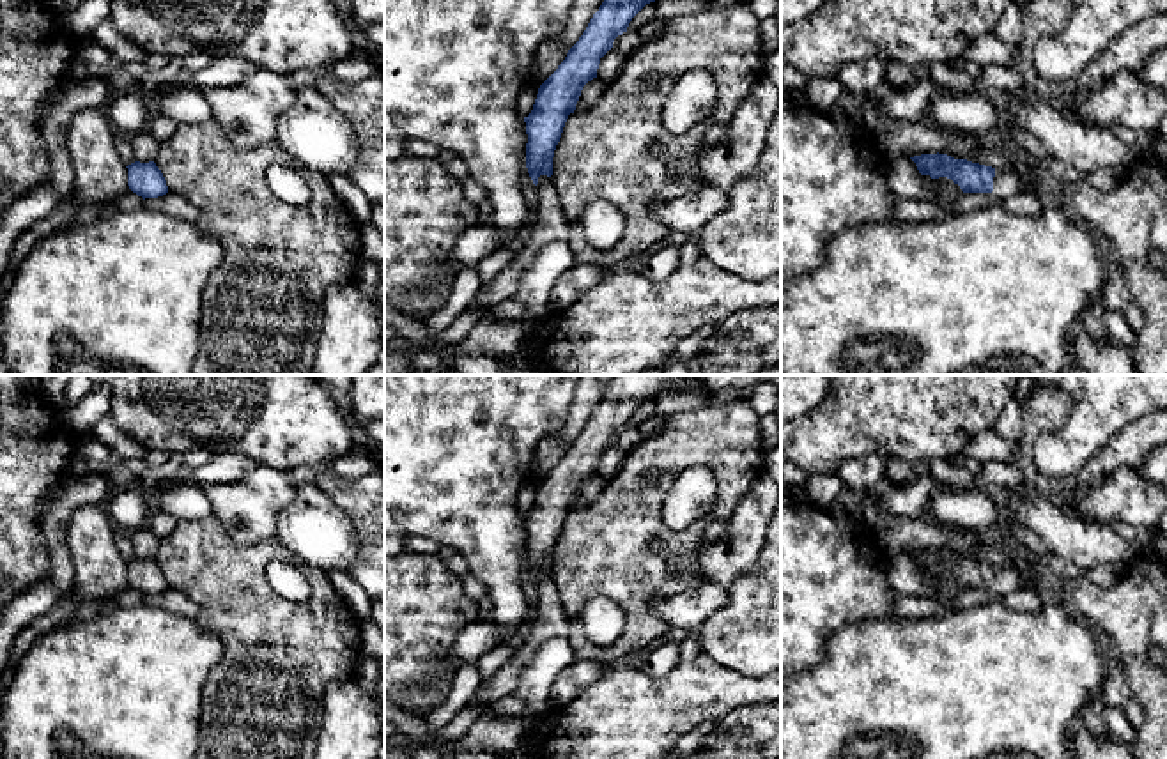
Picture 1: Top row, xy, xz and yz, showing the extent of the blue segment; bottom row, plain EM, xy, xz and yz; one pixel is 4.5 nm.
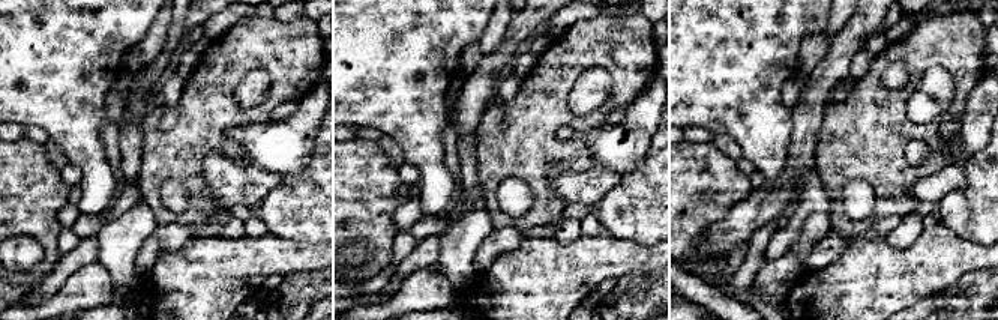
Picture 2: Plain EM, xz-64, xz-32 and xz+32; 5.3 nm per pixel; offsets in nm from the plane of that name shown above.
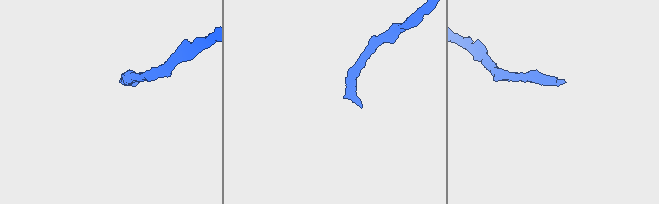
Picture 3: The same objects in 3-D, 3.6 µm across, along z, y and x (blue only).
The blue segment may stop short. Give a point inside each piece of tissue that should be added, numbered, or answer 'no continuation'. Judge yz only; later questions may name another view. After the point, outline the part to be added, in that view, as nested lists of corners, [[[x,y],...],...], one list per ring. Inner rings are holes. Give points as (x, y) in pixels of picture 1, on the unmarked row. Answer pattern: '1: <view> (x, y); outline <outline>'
1: yz (1008, 577); outline [[[1025,561],[995,564],[993,594],[1002,600],[1006,594],[1022,589],[1027,580],[1032,580],[1031,566]]]

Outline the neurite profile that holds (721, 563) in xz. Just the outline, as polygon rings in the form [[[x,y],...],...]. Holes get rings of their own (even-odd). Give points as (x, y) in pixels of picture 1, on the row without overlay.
[[[767,474],[758,478],[740,499],[728,522],[728,536],[719,543],[701,543],[696,550],[696,568],[705,582],[730,589],[758,561],[767,540],[770,520],[781,501],[781,488]]]

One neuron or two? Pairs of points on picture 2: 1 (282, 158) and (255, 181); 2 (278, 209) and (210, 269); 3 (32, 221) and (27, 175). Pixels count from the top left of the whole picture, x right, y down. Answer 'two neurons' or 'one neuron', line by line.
1: two neurons
2: two neurons
3: one neuron

